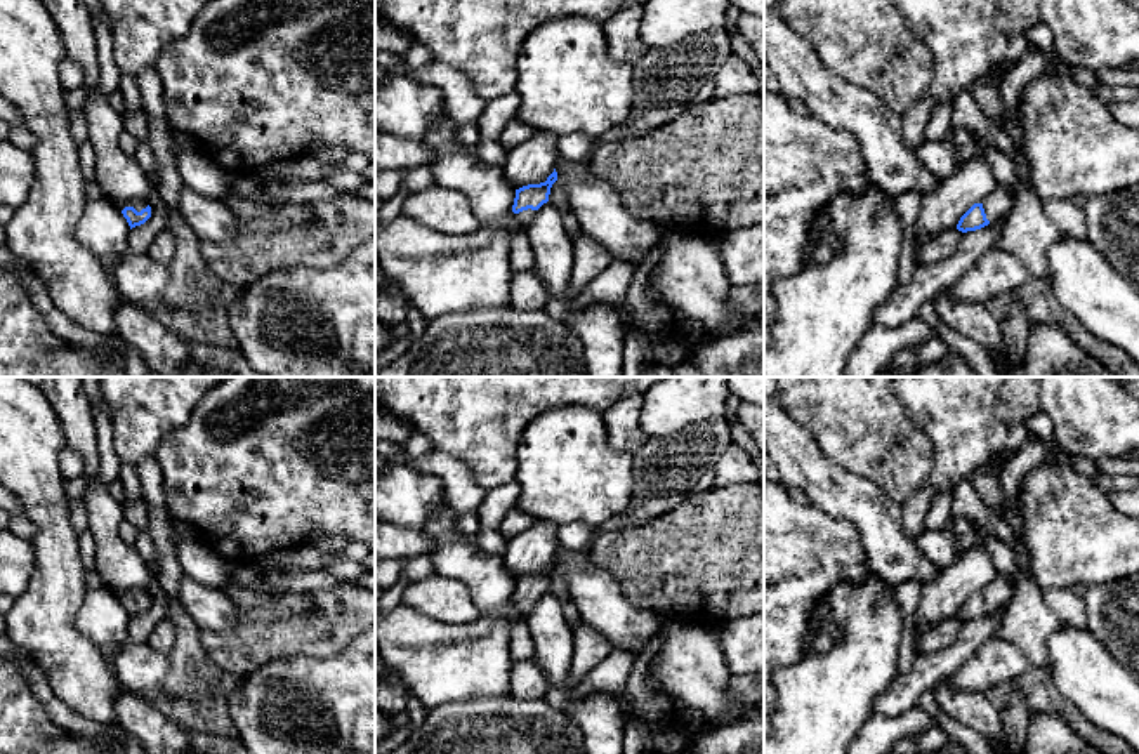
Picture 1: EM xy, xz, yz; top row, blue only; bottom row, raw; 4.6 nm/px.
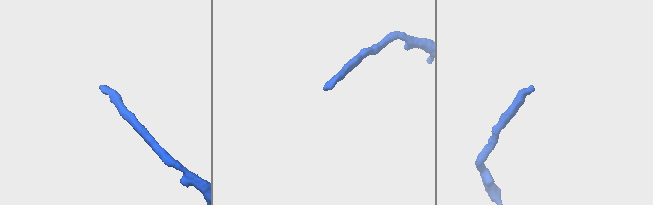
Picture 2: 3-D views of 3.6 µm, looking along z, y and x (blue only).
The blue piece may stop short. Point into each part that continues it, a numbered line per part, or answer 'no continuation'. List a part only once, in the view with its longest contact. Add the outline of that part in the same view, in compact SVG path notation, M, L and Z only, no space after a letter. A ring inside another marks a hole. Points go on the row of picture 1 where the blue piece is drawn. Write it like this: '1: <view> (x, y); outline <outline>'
1: xy (136, 204); outline M108 198L115 208L123 210L125 207L134 207L137 212L141 212L142 208L148 207L148 202L141 202L141 200L127 200L127 202L118 202L118 200L111 200Z

